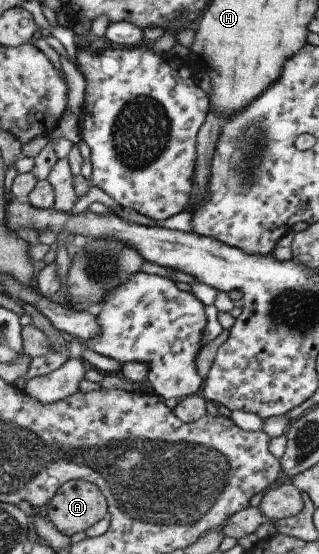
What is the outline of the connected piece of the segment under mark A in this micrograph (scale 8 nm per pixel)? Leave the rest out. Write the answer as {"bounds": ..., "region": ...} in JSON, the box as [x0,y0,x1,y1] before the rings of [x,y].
{"bounds":[43,479,107,536],"region":[[[83,479],[61,484],[43,510],[47,520],[67,536],[86,531],[107,512],[105,497],[96,484]]]}

